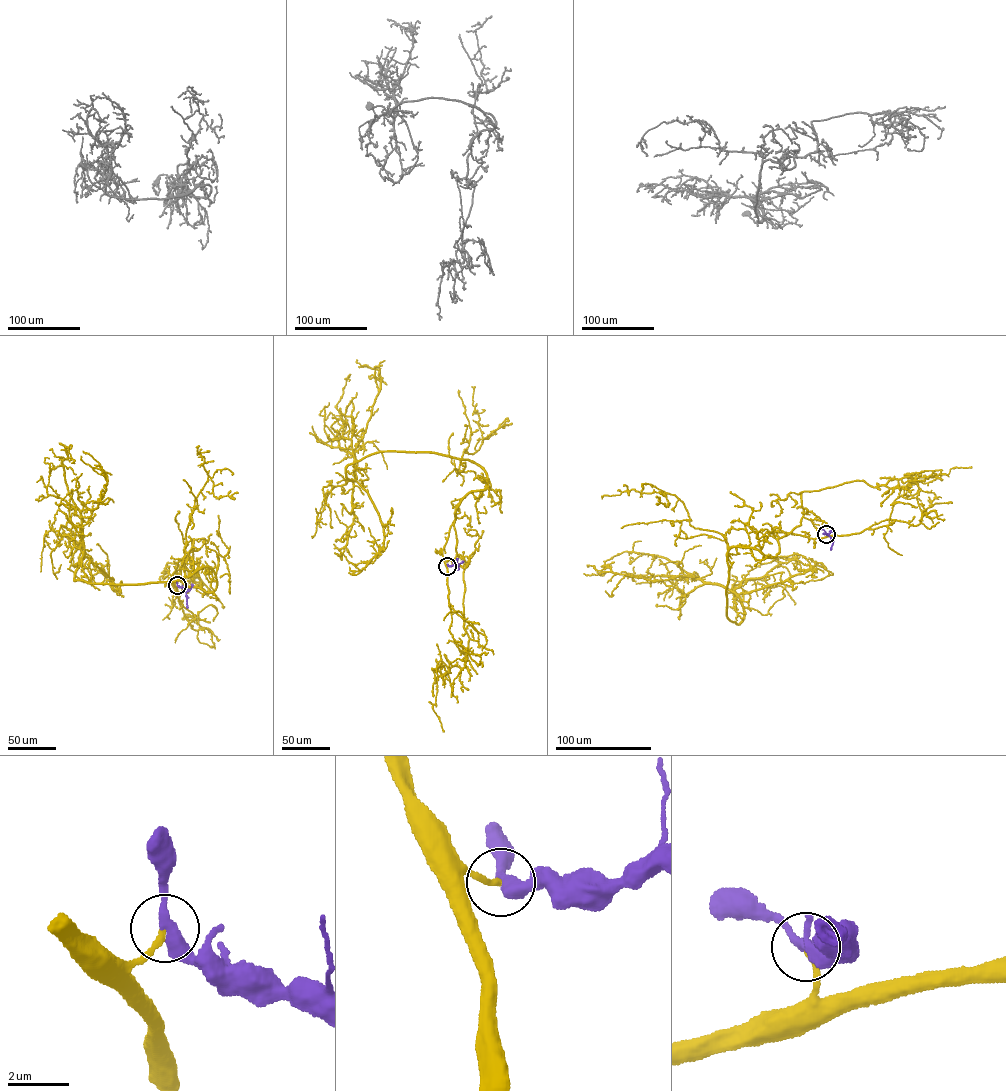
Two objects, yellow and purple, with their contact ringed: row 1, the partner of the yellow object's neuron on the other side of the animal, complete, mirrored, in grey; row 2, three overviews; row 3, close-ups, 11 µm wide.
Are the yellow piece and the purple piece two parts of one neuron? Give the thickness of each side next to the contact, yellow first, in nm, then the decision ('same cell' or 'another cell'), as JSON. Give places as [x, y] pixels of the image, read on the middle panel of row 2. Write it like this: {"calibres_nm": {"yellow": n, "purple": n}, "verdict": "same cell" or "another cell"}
{"calibres_nm": {"yellow": 190, "purple": 380}, "verdict": "same cell"}

